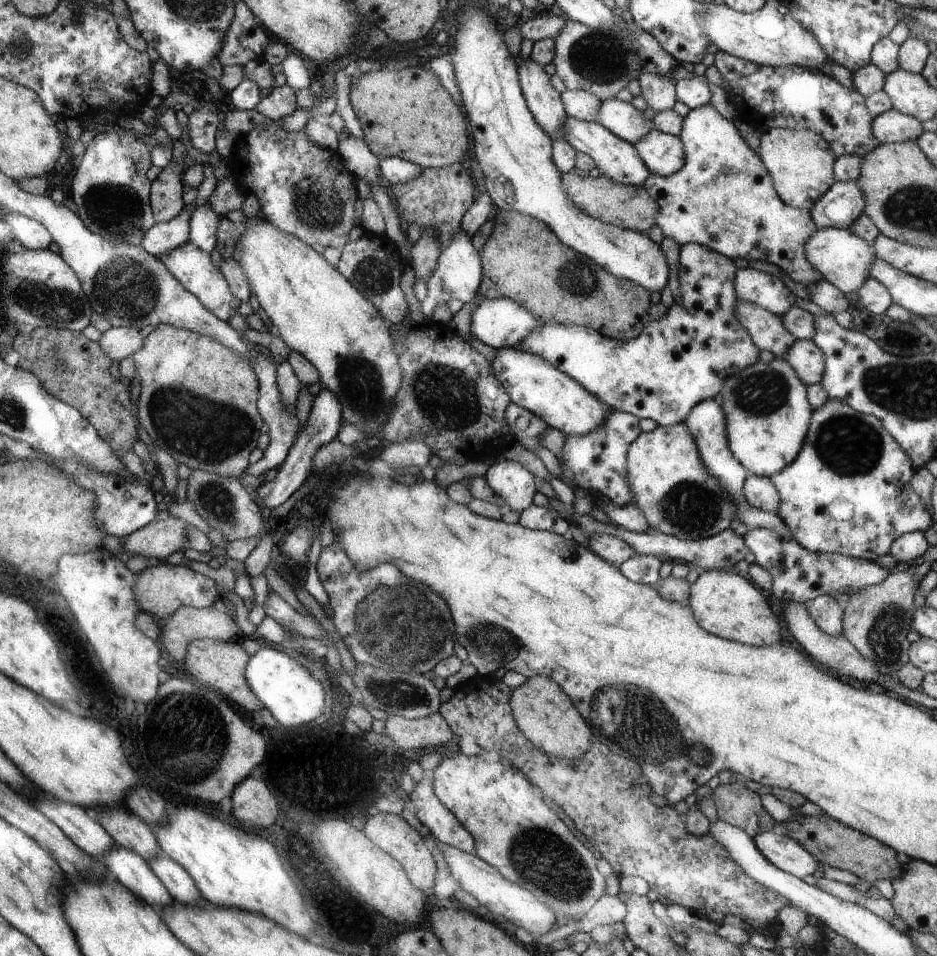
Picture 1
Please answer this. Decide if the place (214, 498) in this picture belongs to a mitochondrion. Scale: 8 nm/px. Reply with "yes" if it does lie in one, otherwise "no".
yes

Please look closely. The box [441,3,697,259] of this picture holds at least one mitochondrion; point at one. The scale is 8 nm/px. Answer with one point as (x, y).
(602, 58)

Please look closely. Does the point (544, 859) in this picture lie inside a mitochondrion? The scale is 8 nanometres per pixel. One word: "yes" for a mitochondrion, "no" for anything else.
yes

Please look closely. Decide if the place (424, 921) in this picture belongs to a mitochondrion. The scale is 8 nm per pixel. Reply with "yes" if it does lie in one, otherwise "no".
no

